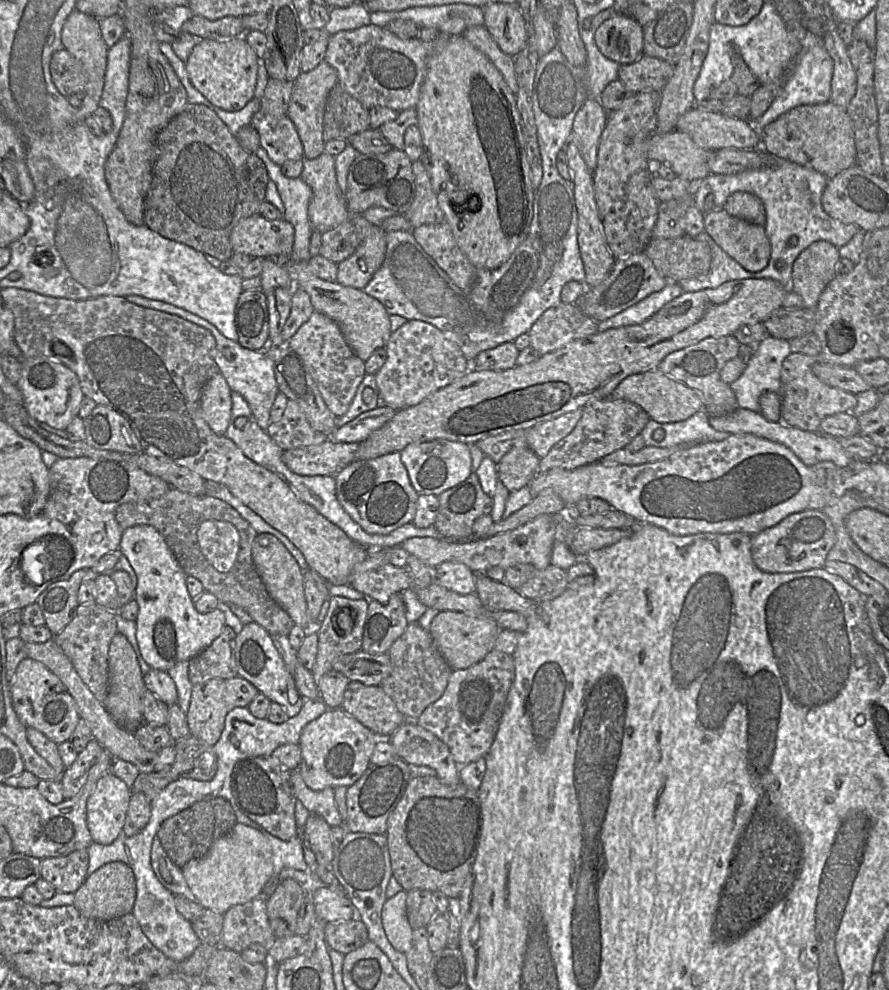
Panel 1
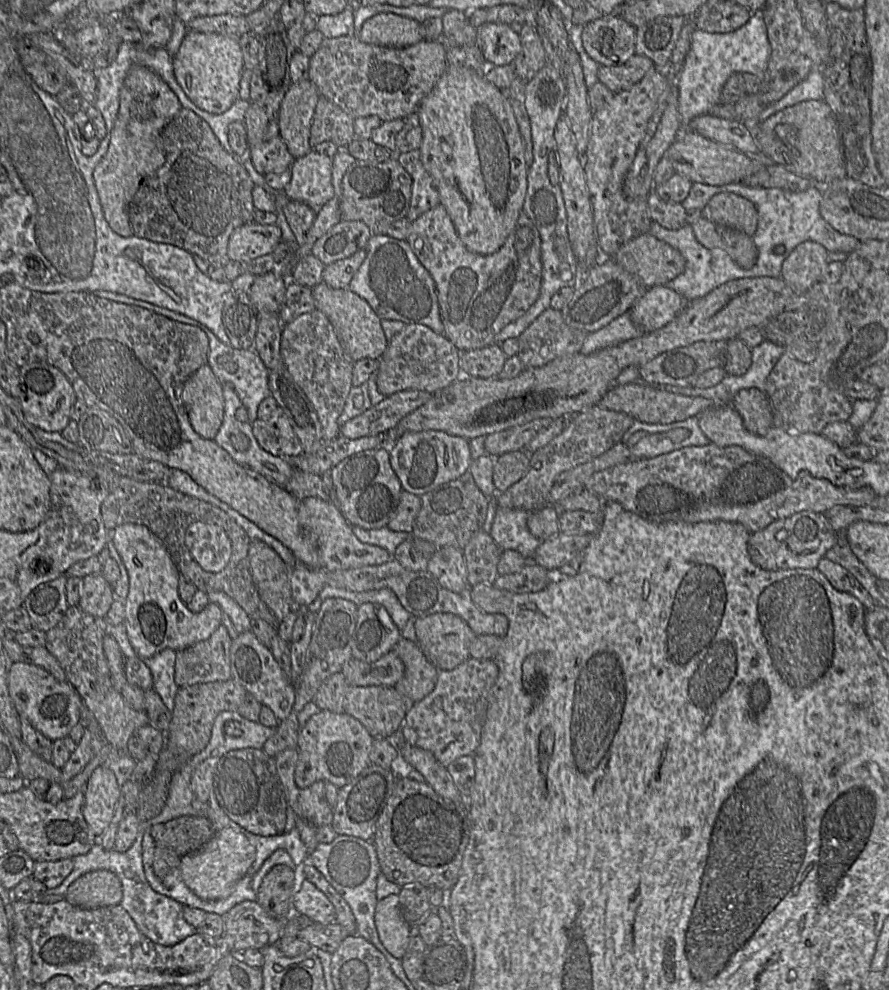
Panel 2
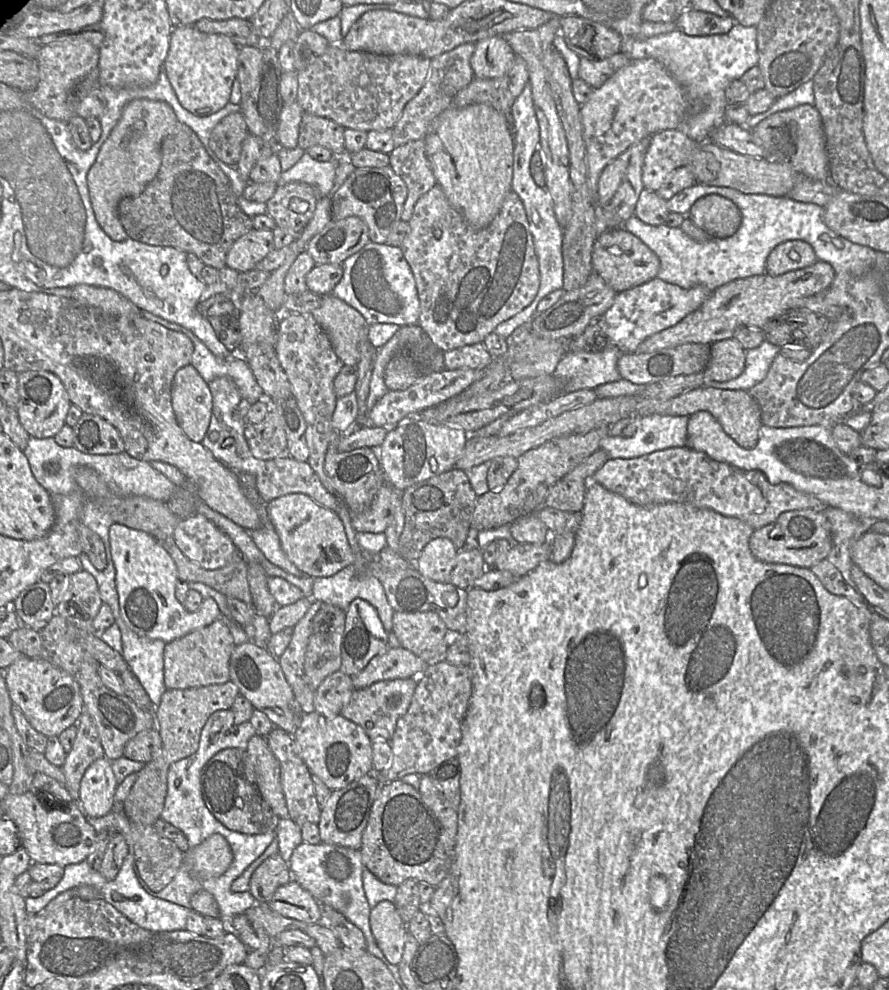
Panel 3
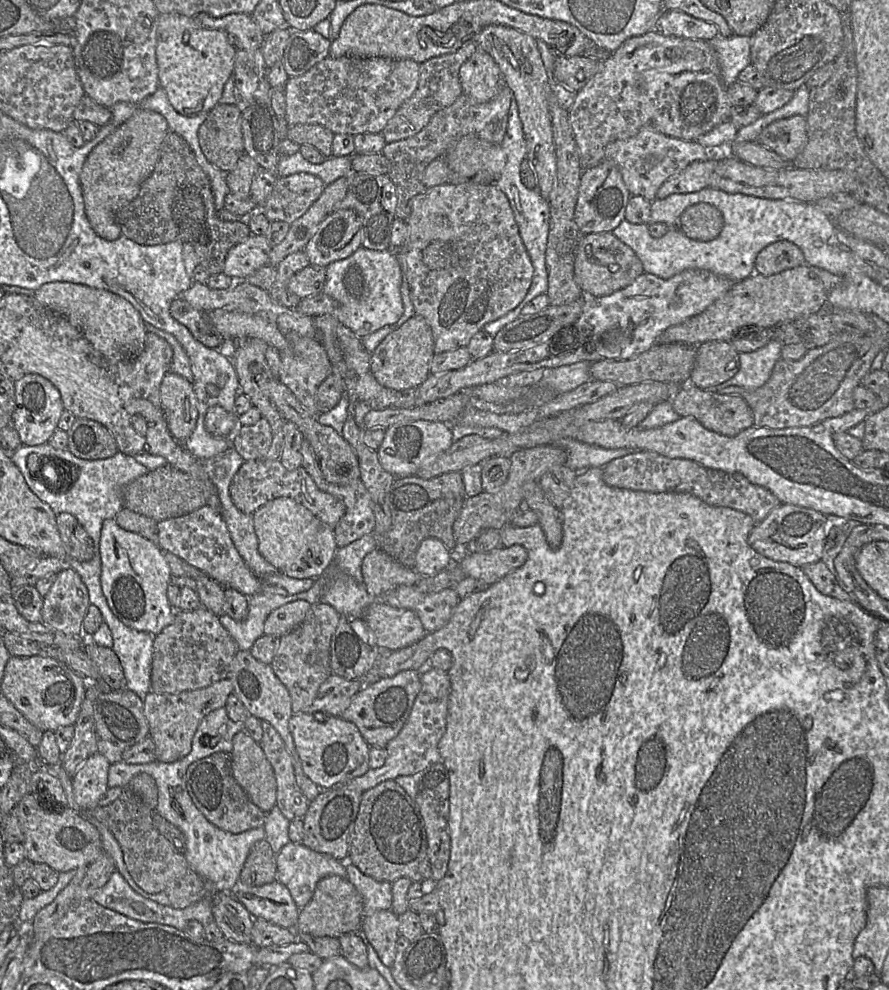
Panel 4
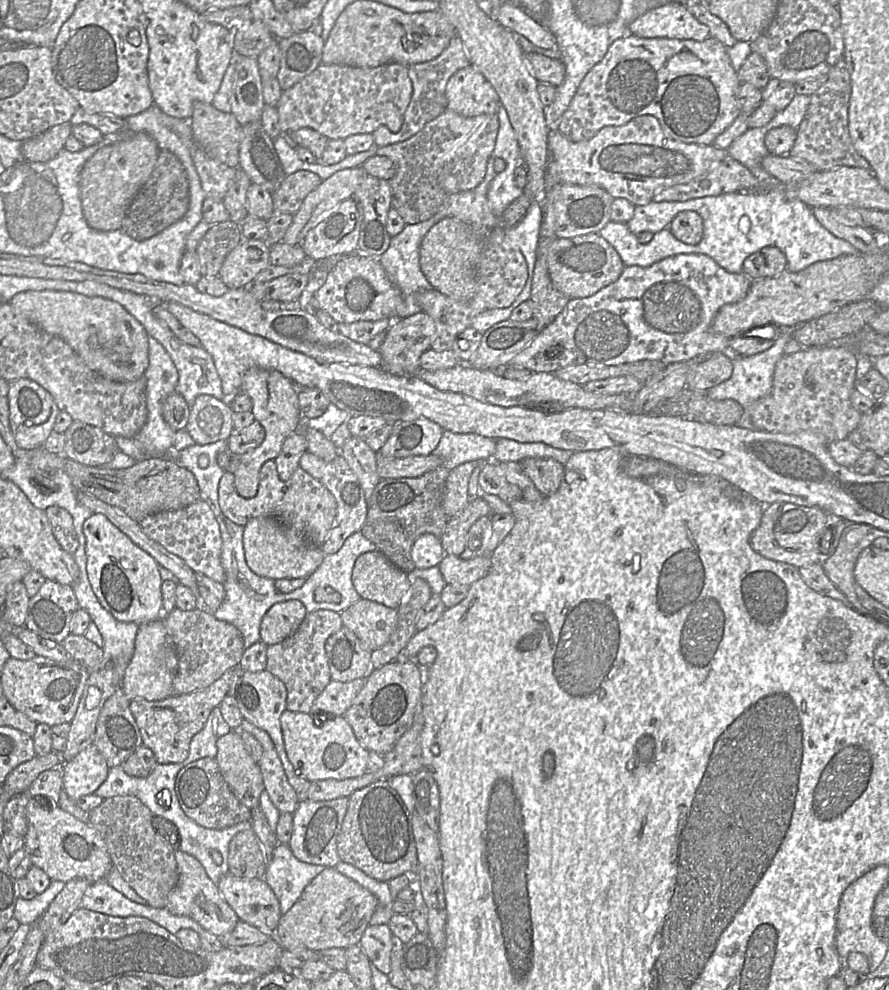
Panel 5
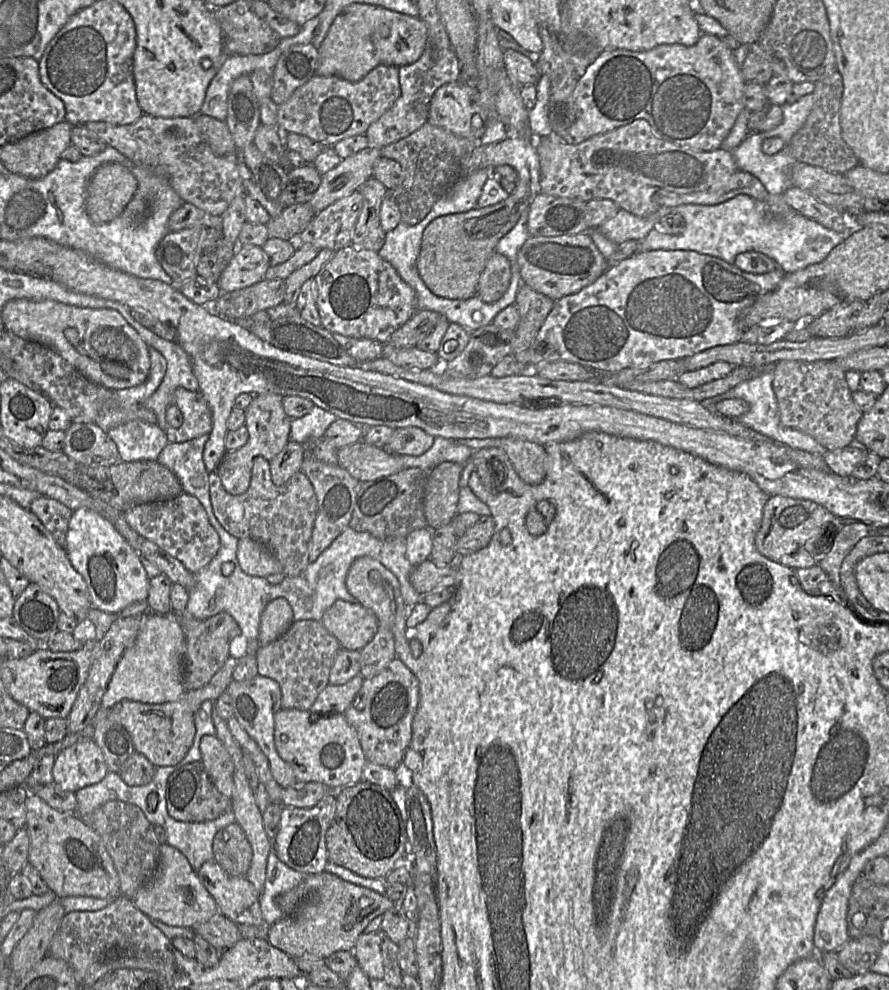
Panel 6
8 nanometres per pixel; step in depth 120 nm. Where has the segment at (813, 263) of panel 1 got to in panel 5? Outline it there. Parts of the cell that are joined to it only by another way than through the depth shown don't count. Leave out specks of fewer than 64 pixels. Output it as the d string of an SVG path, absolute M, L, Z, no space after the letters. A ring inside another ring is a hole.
M775 246L764 247L743 262L743 273L752 280L776 277L786 271L785 254Z

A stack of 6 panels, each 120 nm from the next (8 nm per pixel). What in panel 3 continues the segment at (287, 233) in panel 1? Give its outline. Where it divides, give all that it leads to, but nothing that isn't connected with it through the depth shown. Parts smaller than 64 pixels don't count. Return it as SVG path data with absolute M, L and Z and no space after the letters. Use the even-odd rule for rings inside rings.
M253 228L232 245L227 254L226 266L239 273L253 270L273 250L273 230Z

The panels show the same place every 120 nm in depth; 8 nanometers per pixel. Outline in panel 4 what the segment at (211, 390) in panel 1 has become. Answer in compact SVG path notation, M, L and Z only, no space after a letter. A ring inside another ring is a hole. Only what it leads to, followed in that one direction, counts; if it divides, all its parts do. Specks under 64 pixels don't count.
M167 372L160 385L160 402L172 436L177 441L185 442L193 433L198 420L192 382Z

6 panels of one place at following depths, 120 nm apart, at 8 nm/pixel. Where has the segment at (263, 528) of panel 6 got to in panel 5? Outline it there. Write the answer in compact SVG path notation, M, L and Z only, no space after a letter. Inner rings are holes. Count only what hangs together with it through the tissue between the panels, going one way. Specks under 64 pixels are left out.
M268 460L262 465L258 490L254 497L245 498L238 494L234 475L230 472L222 475L218 494L222 513L235 524L245 527L251 519L256 517L278 518L303 532L315 545L322 545L336 516L335 498L321 482L300 467L295 470L291 478L283 481L279 478L275 460Z

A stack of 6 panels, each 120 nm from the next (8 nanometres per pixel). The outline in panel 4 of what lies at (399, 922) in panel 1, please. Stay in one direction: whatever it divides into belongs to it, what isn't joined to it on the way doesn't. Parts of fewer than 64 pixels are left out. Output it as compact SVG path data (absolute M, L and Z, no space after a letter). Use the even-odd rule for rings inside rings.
M378 910L365 915L361 930L381 962L389 968L392 967L396 955L396 941L399 937L398 916L392 910Z

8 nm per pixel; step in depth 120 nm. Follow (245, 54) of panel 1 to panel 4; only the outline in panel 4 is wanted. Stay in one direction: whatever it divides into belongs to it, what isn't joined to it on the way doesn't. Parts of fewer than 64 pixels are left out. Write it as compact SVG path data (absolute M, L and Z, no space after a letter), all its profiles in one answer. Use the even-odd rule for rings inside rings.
M165 13L159 15L156 39L159 86L165 90L170 104L179 114L187 117L208 113L219 103L224 85L233 73L237 49L230 37L223 31L203 28L194 17Z

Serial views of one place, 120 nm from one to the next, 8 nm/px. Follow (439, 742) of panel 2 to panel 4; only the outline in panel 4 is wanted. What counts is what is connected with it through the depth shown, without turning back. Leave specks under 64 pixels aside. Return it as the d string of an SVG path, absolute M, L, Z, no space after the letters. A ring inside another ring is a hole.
M427 667L420 674L421 689L417 694L408 719L398 735L386 746L386 760L383 766L369 769L364 775L341 784L366 791L387 780L399 776L417 775L426 768L441 761L439 742L446 730L448 699L451 691L447 671Z

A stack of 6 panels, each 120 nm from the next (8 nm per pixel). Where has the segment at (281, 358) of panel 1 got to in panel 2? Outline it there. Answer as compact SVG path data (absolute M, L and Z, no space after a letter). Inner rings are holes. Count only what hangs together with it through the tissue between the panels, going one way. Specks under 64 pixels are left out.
M283 360L281 366L269 371L268 383L270 395L276 400L278 407L283 410L288 418L294 433L302 445L303 453L311 453L321 447L322 430L315 408L302 388L293 379Z

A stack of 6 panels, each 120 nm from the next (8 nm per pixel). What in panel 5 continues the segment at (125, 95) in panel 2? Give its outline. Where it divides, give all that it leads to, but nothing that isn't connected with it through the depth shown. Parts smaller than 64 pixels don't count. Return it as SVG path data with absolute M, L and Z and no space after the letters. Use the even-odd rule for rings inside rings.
M146 133L107 145L85 163L80 177L80 199L87 224L97 231L121 229L123 219L140 188L150 177L159 157L156 141Z

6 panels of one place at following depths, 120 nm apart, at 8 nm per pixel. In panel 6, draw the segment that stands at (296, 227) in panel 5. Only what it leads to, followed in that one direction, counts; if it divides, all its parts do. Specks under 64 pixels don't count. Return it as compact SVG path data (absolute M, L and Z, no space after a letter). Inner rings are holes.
M367 146L342 159L337 166L324 174L318 189L309 200L316 213L359 190L367 179L373 177L374 164L380 157L380 149Z

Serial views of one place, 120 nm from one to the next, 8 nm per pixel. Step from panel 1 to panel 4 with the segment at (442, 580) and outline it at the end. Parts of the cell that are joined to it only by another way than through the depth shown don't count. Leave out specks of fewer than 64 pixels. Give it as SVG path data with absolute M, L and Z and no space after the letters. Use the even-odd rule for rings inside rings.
M437 538L424 539L416 551L414 569L422 576L435 576L451 565L451 552Z

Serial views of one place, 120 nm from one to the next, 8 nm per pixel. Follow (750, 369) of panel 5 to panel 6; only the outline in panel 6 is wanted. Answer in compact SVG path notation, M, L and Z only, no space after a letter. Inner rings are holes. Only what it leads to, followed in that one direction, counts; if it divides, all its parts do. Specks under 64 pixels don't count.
M774 366L763 368L762 371L754 377L737 384L725 393L701 401L700 403L703 403L706 407L713 410L715 404L721 400L730 398L743 399L749 403L750 408L745 414L733 419L736 419L741 424L757 432L760 432L771 439L782 442L792 448L799 448L814 454L824 455L827 450L815 438L802 431L784 426L781 423L778 403L773 390L773 378Z

